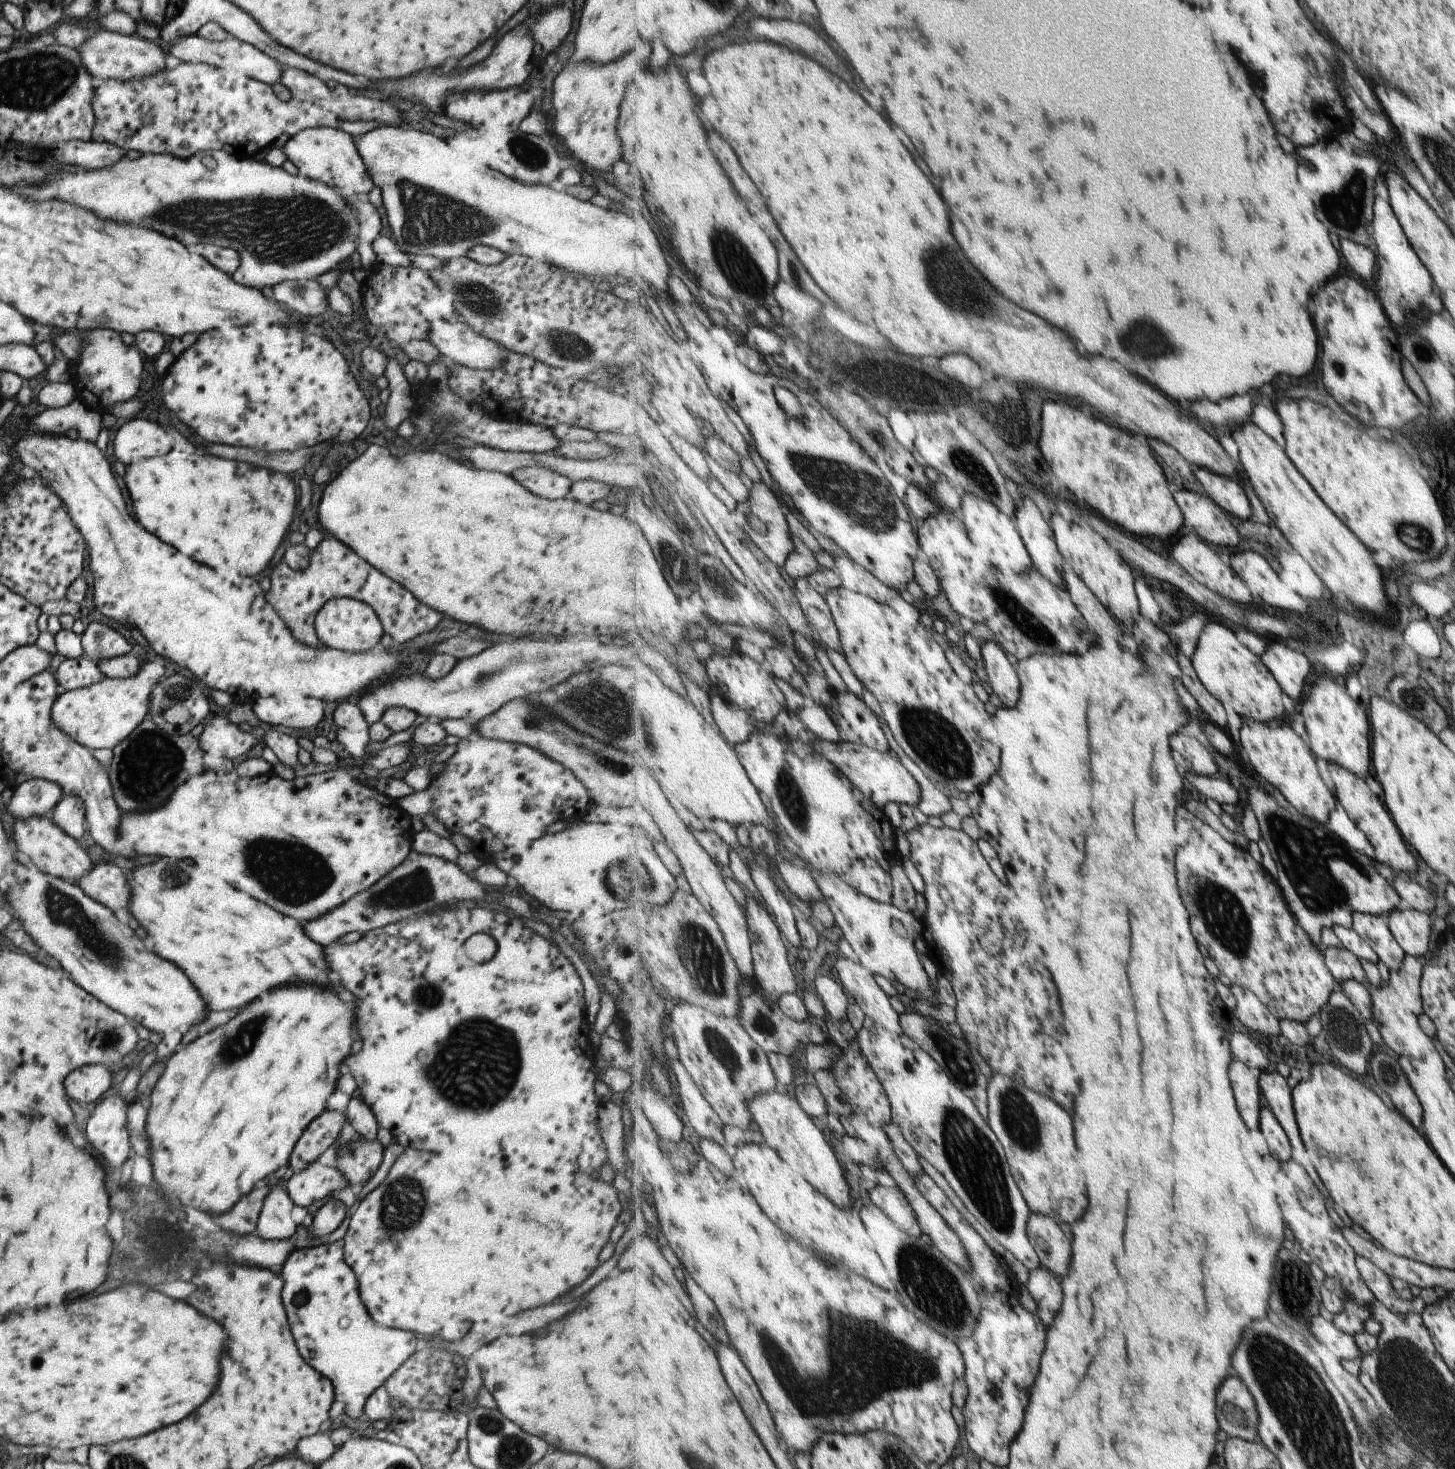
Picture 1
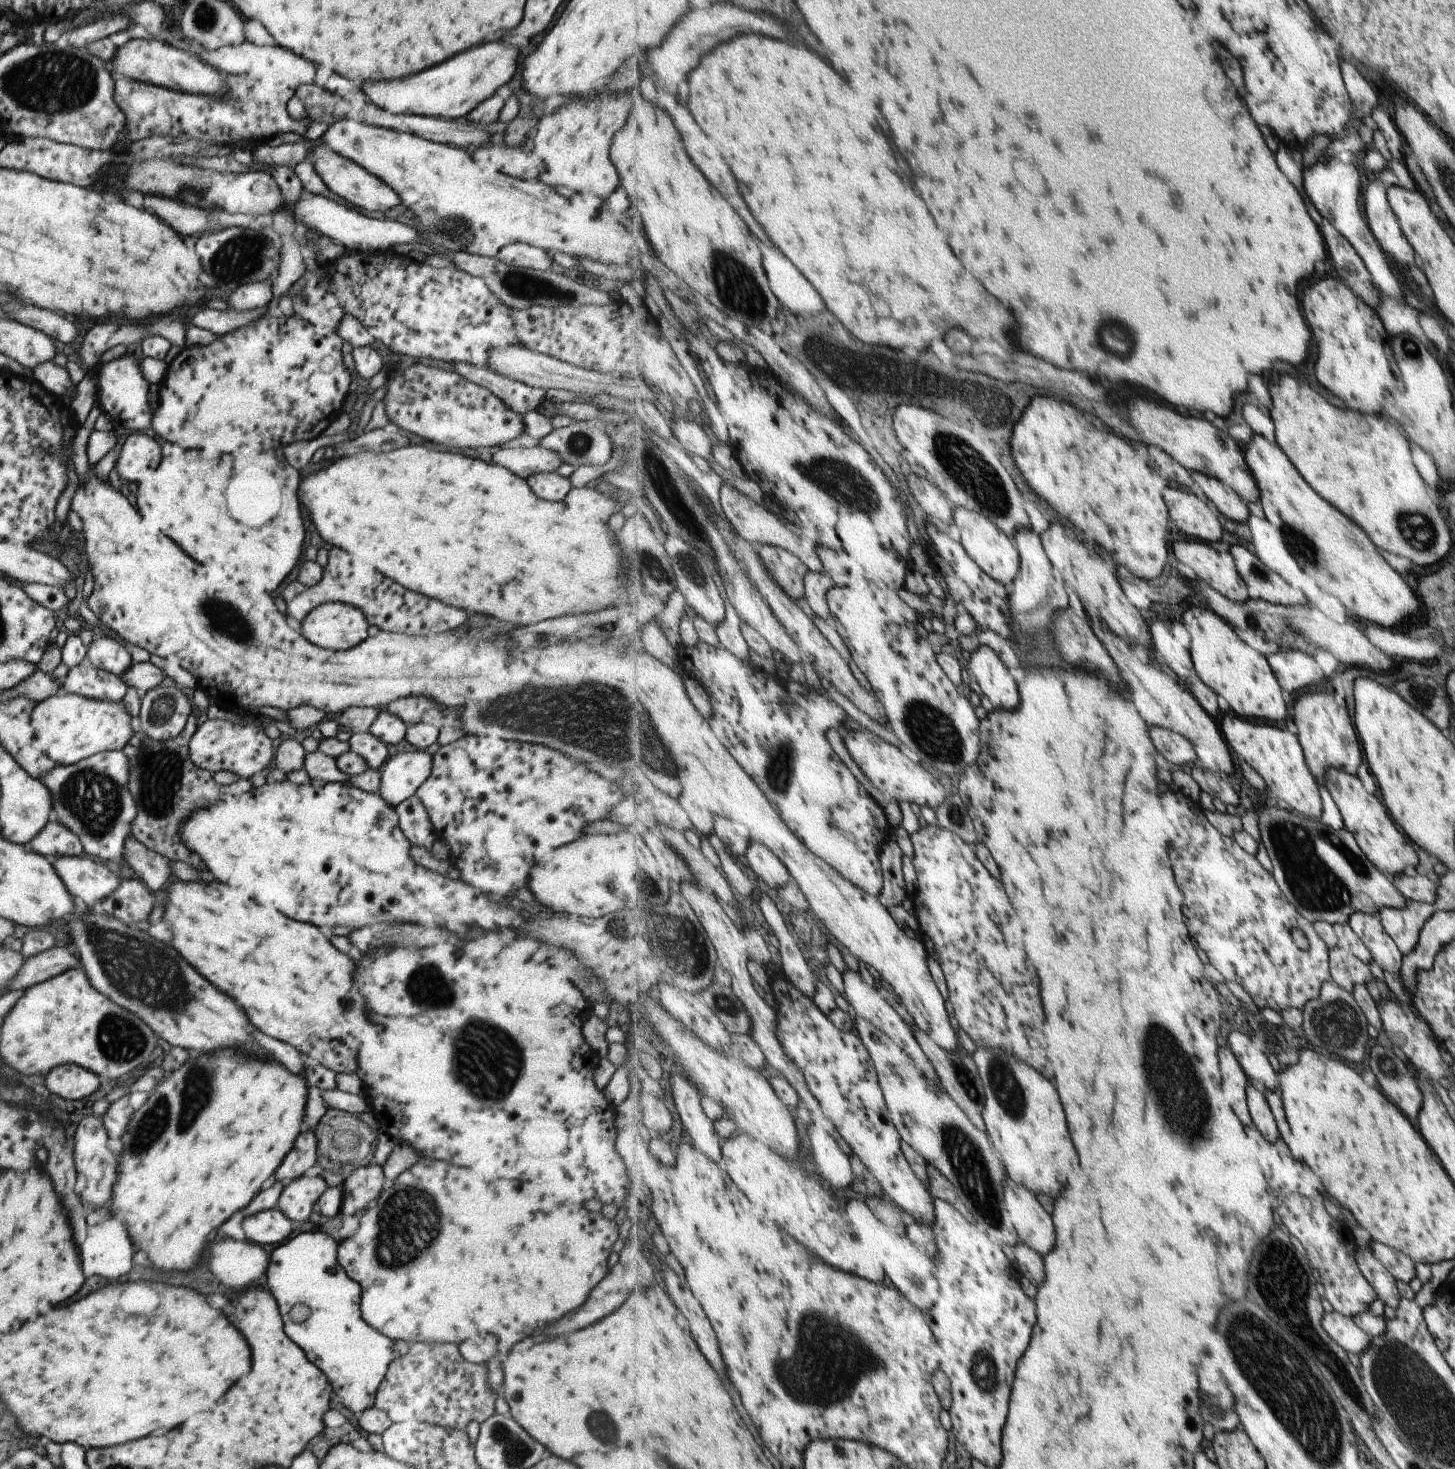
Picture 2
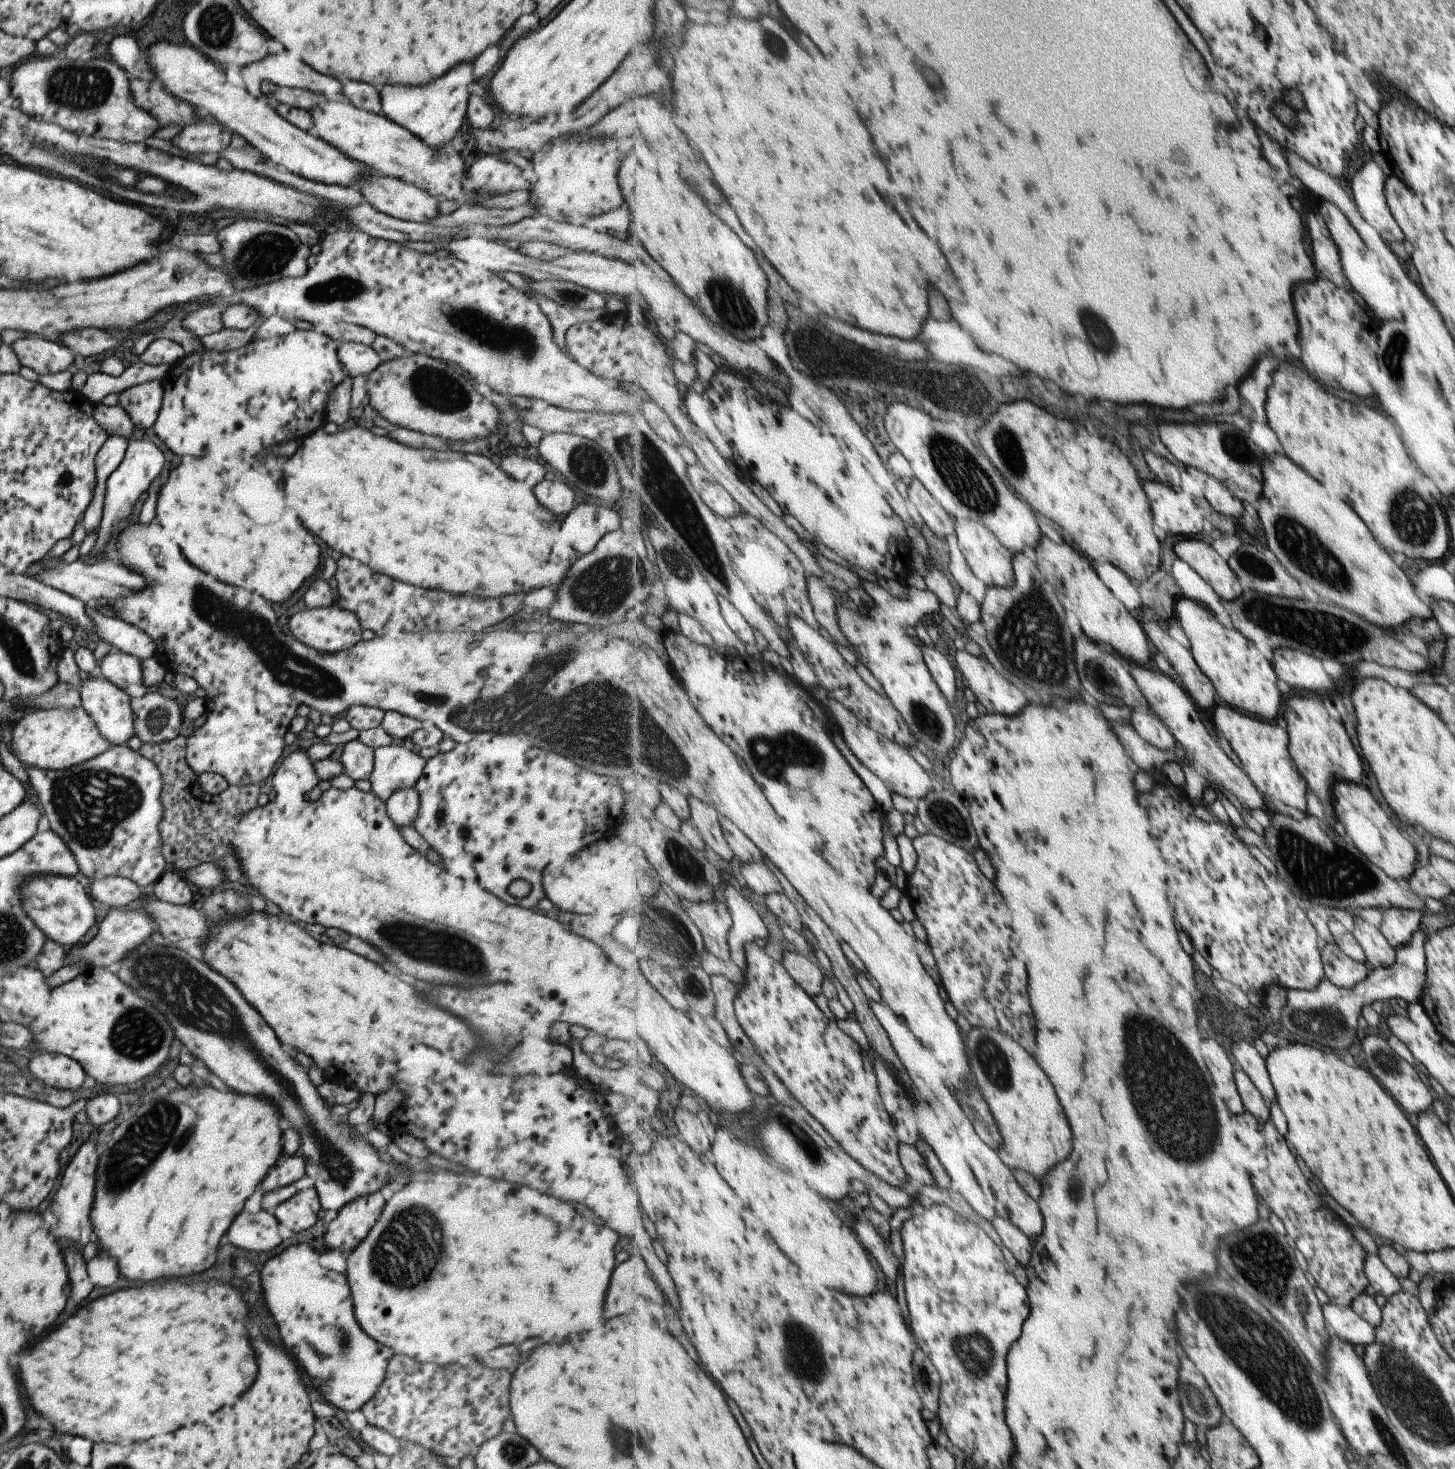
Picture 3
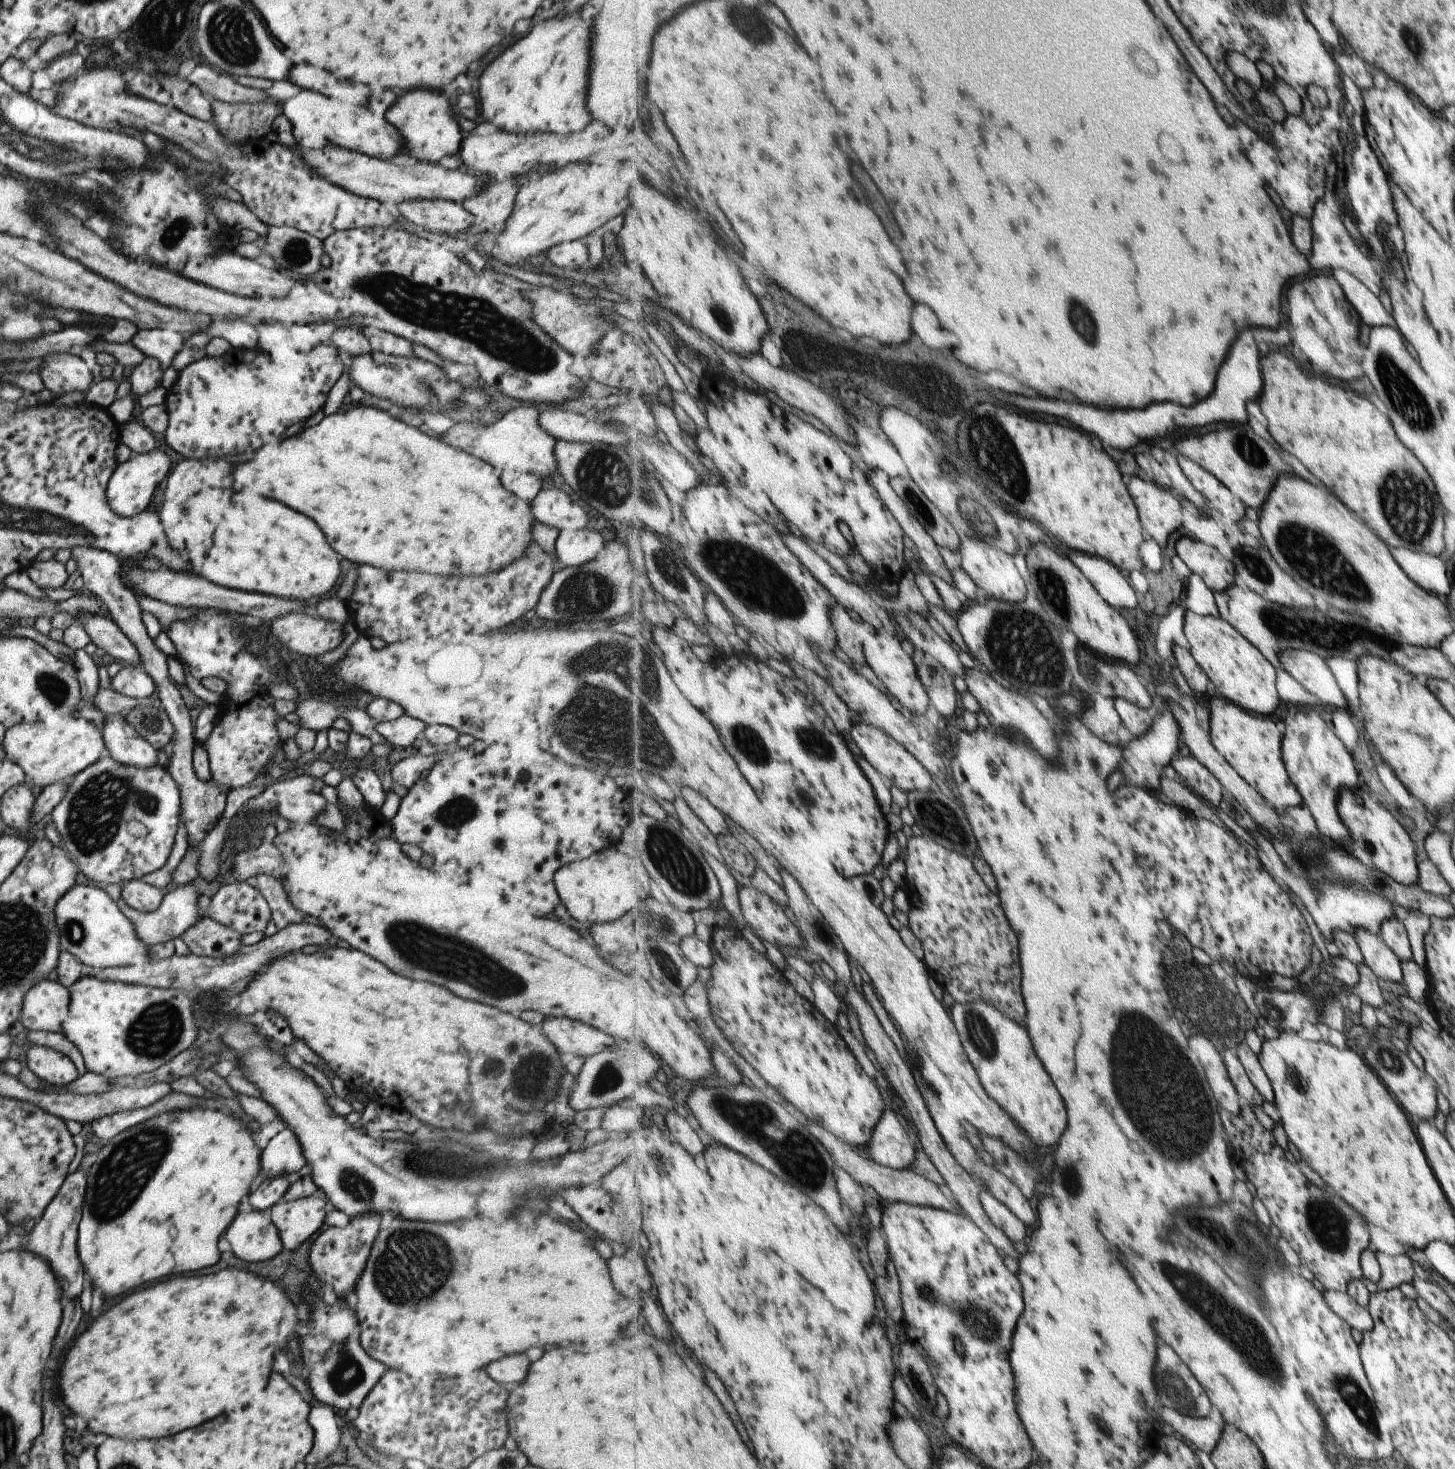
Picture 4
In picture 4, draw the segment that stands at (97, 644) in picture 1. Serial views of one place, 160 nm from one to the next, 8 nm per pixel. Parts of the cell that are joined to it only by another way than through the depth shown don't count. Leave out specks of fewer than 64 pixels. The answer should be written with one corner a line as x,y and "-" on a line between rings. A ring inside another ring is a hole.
123,665
110,678
112,690
126,697
145,701
153,692
152,678
139,665

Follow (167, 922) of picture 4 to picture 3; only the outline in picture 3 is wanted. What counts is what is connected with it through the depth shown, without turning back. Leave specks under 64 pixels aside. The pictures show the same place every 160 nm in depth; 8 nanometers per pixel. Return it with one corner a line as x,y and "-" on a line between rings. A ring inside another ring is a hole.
140,909
111,910
97,924
97,932
83,945
73,945
65,948
63,966
69,964
88,964
91,967
104,967
113,969
116,962
131,949
138,947
143,941
149,941
149,934
156,931
156,925
146,912

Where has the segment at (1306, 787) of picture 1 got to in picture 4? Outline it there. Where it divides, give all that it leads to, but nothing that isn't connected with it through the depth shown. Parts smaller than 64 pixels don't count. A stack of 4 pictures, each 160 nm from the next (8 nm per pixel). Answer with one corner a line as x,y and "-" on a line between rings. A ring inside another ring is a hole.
1213,697
1209,704
1208,723
1211,744
1280,814
1284,815
1285,808
1289,806
1302,805
1301,795
1295,788
1281,752
1283,734
1271,717
1253,716
1253,713
1245,712
1243,707
1228,699

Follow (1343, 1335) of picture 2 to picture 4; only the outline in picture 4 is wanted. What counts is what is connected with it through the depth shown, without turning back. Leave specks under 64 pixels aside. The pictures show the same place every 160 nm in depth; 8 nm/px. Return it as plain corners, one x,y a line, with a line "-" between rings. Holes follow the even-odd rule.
1323,1291
1322,1294
1325,1296
1326,1305
1353,1330
1362,1334
1371,1330
1372,1318
1367,1308
1356,1303
1347,1293

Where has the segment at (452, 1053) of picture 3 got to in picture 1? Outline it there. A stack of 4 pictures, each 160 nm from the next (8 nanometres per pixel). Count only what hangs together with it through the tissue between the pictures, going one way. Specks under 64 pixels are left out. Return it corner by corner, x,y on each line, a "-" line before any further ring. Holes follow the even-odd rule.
161,858
135,867
126,874
130,892
128,898
131,902
131,906
129,903
126,906
130,914
127,927
132,931
138,925
143,928
146,936
153,940
153,952
181,968
181,972
199,992
207,1010
237,1010
255,1000
257,994
295,980
327,986
325,964
321,962
321,948
303,934
301,923
294,918
239,892
223,902
223,882
209,878
205,872
199,872
193,864
185,864
183,860
177,862
163,858
163,874

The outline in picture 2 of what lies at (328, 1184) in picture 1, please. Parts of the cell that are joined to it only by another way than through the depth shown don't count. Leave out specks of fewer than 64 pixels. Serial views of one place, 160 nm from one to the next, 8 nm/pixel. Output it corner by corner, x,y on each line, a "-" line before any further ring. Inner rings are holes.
320,1175
303,1176
285,1183
276,1206
289,1220
307,1220
315,1210
318,1196
327,1188

